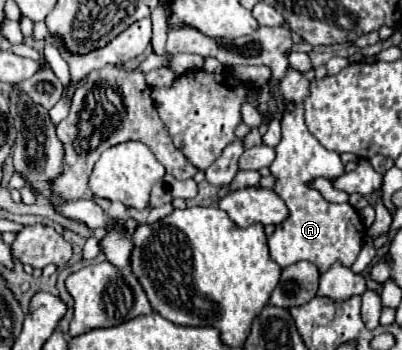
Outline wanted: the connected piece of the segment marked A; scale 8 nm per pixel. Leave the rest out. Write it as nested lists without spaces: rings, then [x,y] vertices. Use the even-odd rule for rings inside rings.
[[[290,67],[286,69],[284,79],[278,83],[280,105],[284,107],[280,121],[282,141],[274,147],[276,157],[270,165],[270,171],[278,179],[274,191],[288,205],[290,217],[278,225],[278,231],[272,233],[272,237],[268,237],[268,247],[270,247],[270,257],[280,267],[288,267],[298,259],[306,259],[318,265],[320,271],[324,273],[334,261],[342,261],[346,267],[354,263],[354,259],[360,253],[360,247],[364,245],[366,227],[354,207],[330,203],[316,189],[308,187],[310,181],[322,177],[324,173],[344,171],[344,163],[340,161],[340,155],[324,149],[312,137],[312,133],[308,133],[308,127],[304,125],[304,97],[308,97],[308,85],[310,85],[308,79]],[[286,105],[294,105],[294,109],[286,109]]]

